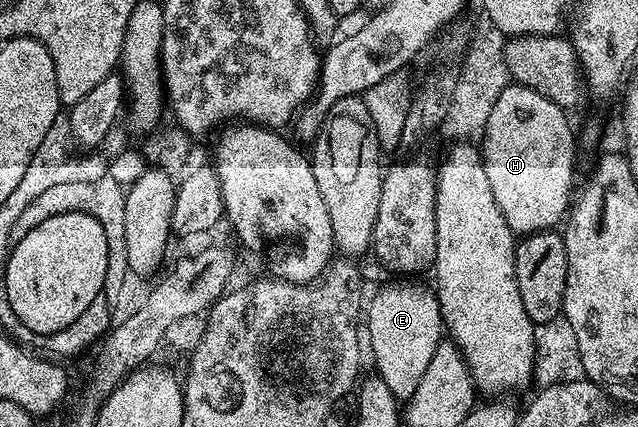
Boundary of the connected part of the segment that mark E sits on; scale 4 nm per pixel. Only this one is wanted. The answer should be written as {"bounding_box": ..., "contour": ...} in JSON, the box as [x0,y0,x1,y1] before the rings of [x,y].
{"bounding_box":[366,283,445,401],"contour":[[[424,283],[381,286],[373,303],[366,308],[366,326],[374,343],[375,374],[386,381],[397,401],[414,397],[414,391],[422,382],[422,373],[426,373],[426,365],[430,365],[430,357],[434,357],[434,349],[438,349],[445,334],[435,290]]]}

